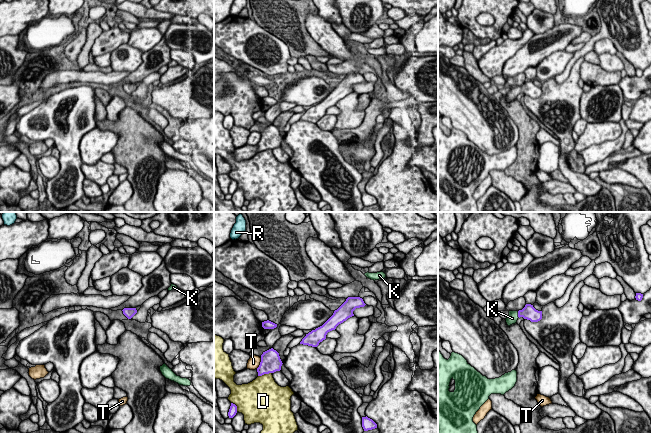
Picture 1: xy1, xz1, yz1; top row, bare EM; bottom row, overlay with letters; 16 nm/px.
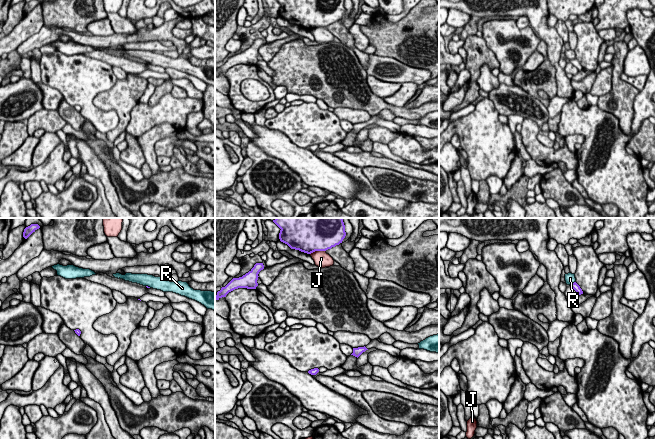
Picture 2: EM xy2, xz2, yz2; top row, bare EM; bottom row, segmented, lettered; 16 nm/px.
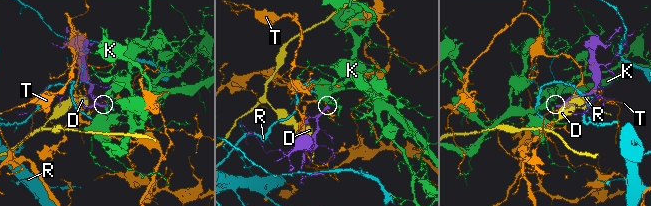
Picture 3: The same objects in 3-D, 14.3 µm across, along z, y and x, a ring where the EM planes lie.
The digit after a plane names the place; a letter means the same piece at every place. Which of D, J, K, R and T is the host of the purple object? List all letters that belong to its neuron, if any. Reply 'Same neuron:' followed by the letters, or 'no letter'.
Same neuron: K

